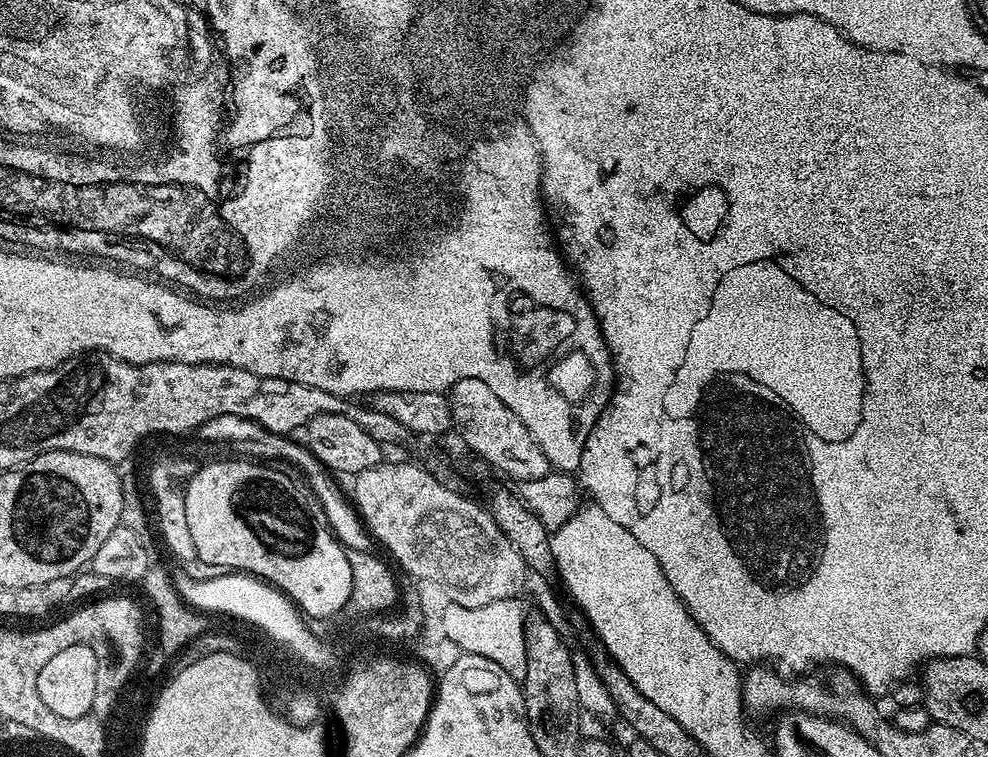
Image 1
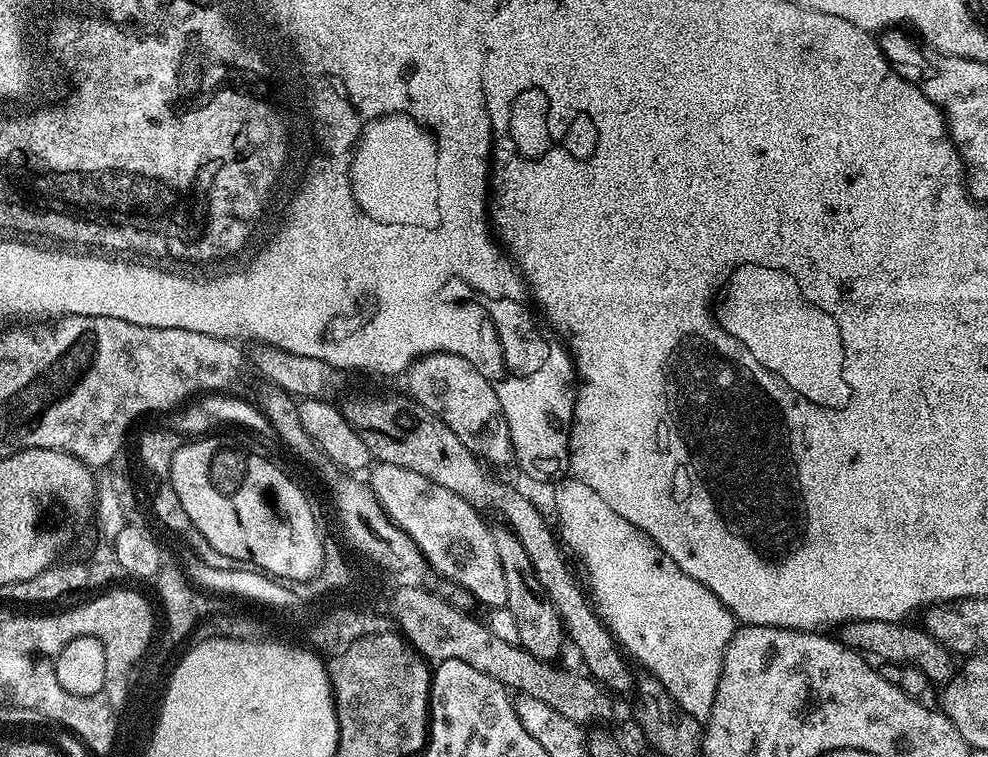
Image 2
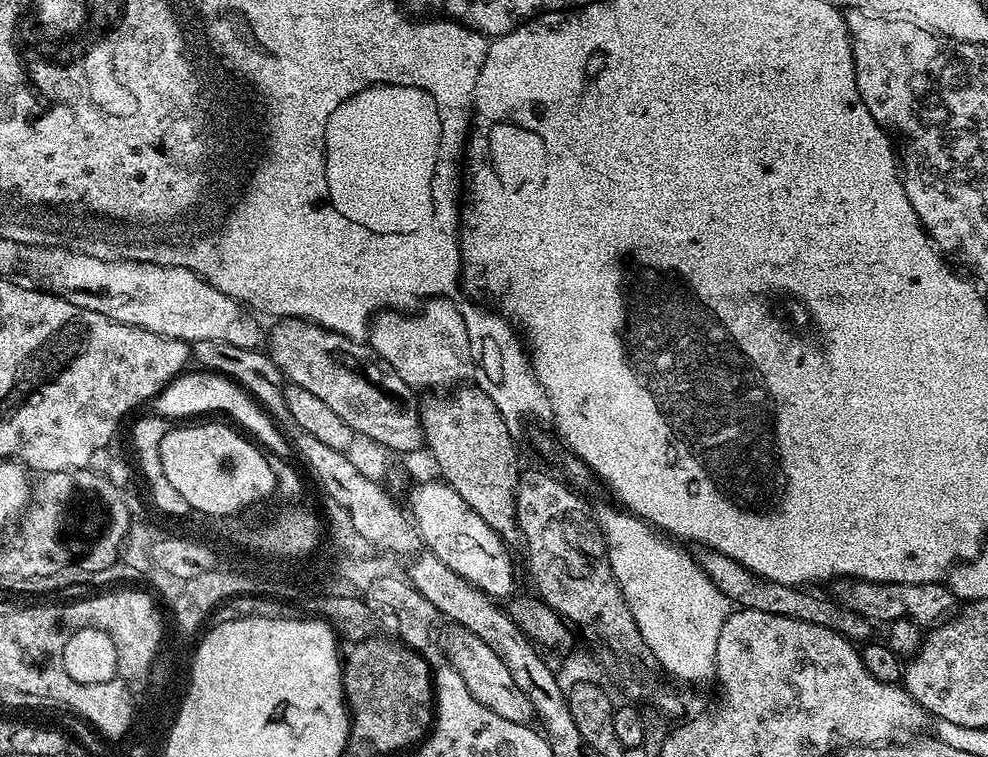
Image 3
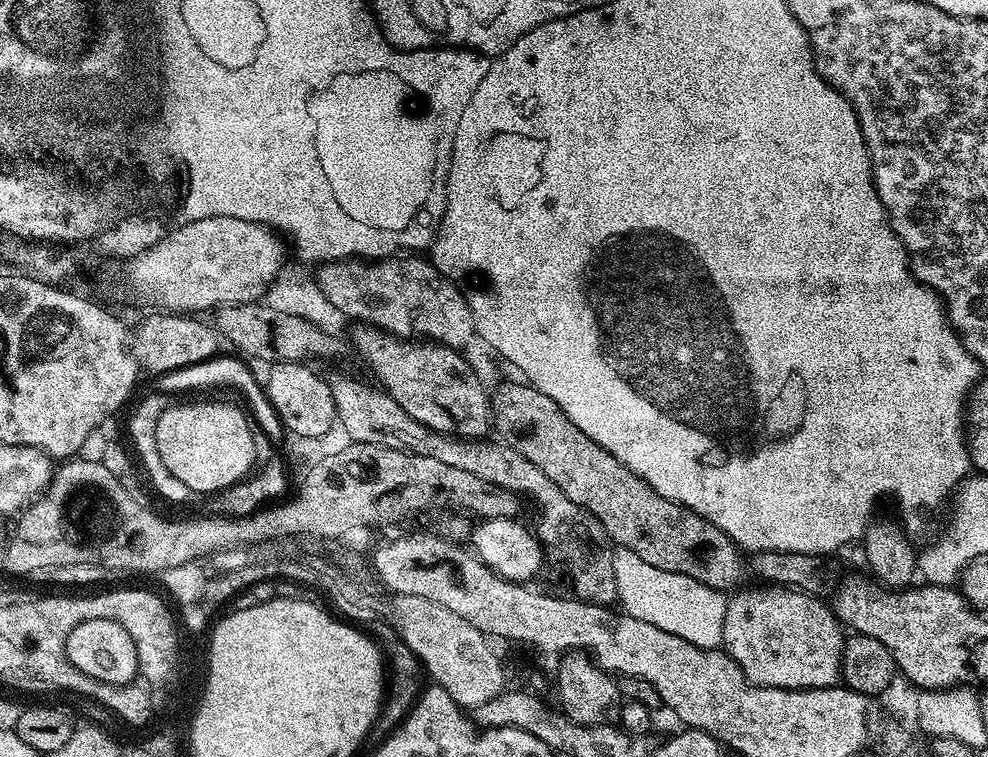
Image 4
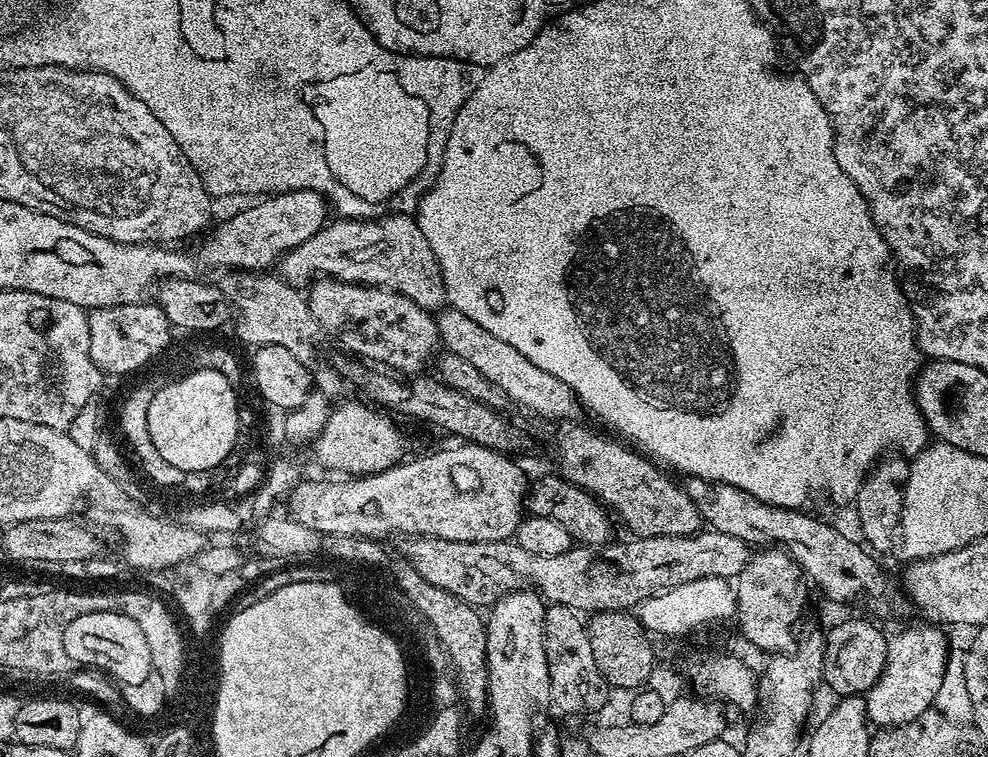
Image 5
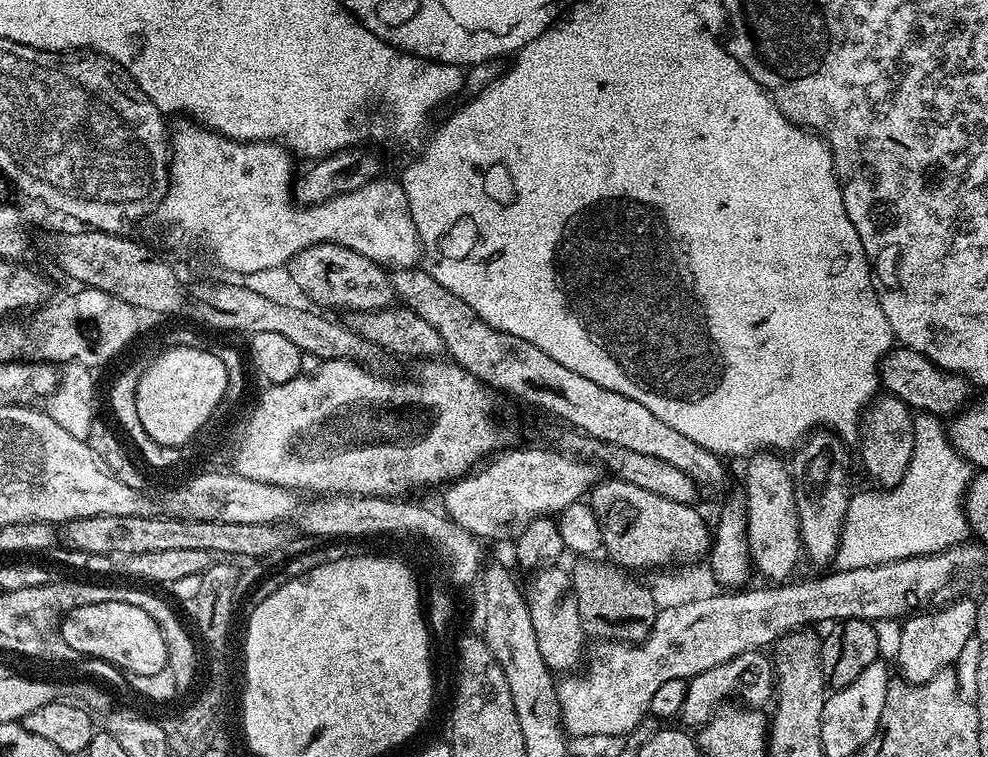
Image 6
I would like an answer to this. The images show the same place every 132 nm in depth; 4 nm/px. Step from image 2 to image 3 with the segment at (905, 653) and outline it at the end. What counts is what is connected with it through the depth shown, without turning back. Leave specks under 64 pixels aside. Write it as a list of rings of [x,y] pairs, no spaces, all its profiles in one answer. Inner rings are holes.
[[[711,550],[701,551],[698,556],[700,568],[722,594],[733,605],[750,610],[762,610],[762,614],[782,614],[782,618],[798,618],[802,622],[810,622],[814,626],[826,626],[826,630],[834,630],[853,642],[868,642],[873,639],[873,621],[854,614],[854,610],[846,610],[835,599],[827,600],[824,596],[815,596],[815,591],[805,590],[795,584],[770,582],[746,570],[734,558],[726,558],[726,554]]]

